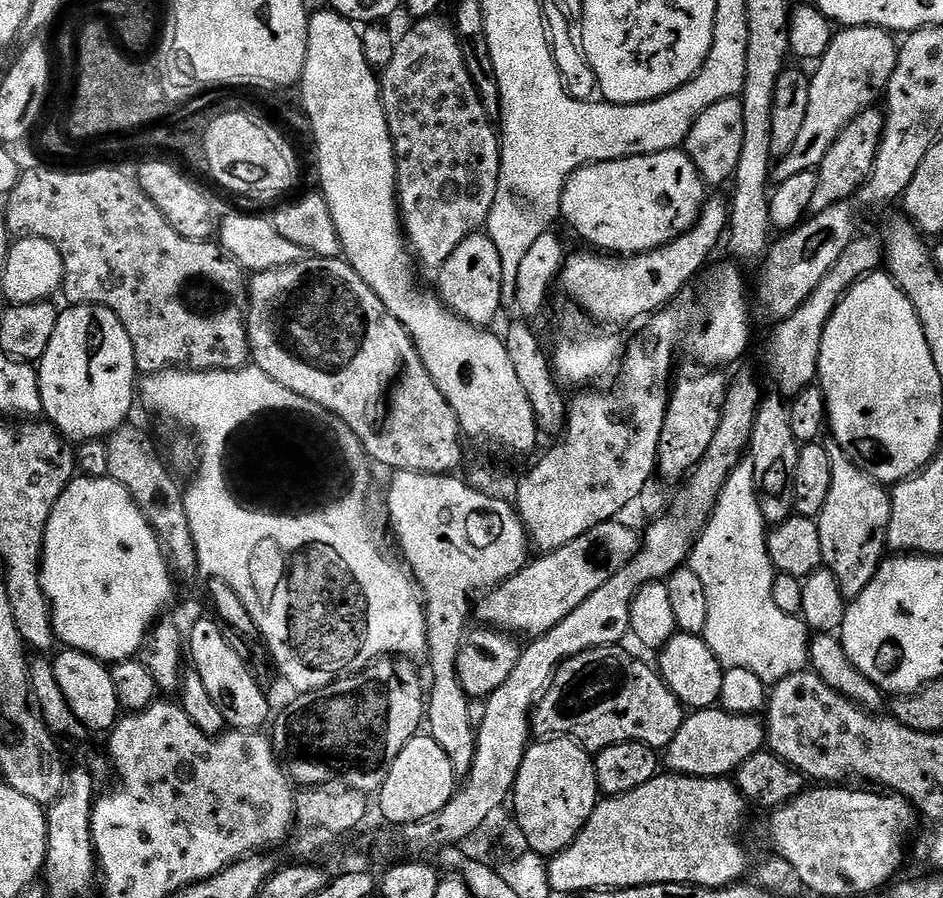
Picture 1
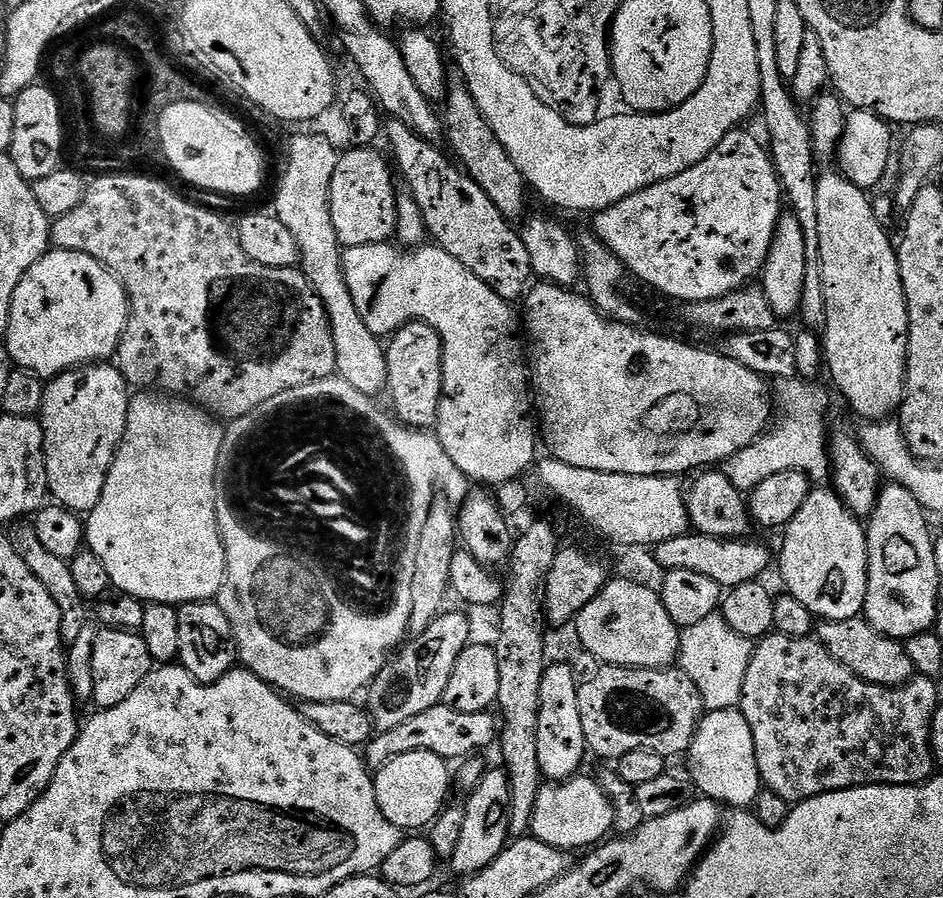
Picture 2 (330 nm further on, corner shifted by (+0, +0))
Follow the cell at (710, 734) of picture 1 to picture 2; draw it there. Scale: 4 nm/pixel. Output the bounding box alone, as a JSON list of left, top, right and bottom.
[531,774,616,850]

